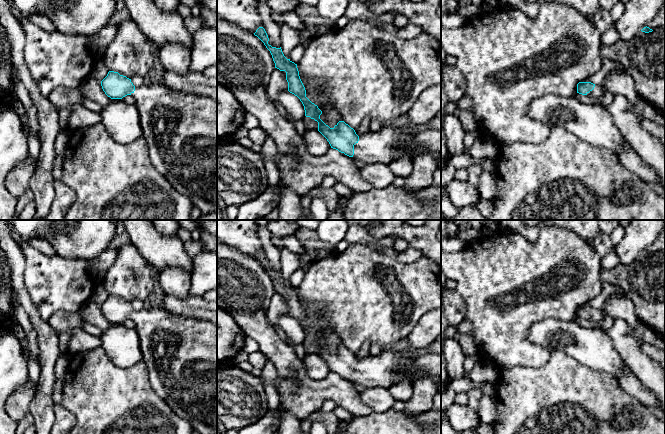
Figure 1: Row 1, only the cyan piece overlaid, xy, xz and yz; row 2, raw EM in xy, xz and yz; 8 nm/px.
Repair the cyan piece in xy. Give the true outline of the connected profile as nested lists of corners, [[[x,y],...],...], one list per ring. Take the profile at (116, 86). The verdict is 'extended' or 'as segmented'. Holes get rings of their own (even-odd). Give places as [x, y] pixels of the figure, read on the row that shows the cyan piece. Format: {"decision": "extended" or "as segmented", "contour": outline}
{"decision": "extended", "contour": [[[114,71],[108,72],[107,76],[101,81],[101,86],[105,94],[111,99],[122,99],[127,95],[133,95],[135,97],[135,105],[138,108],[139,117],[144,120],[141,124],[143,137],[149,147],[149,157],[155,169],[168,180],[174,189],[189,198],[192,205],[198,207],[202,214],[217,213],[217,102],[209,97],[198,96],[185,91],[173,90],[162,84],[152,83],[151,85],[135,87],[131,82],[131,79]]]}

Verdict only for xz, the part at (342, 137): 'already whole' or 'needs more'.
needs more

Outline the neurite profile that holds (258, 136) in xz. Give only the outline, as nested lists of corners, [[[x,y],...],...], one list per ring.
[[[261,127],[252,128],[248,130],[247,137],[252,141],[253,144],[262,146],[268,138],[268,133]]]

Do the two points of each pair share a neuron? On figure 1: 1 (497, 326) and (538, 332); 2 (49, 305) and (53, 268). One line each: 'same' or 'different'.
1: different
2: same

